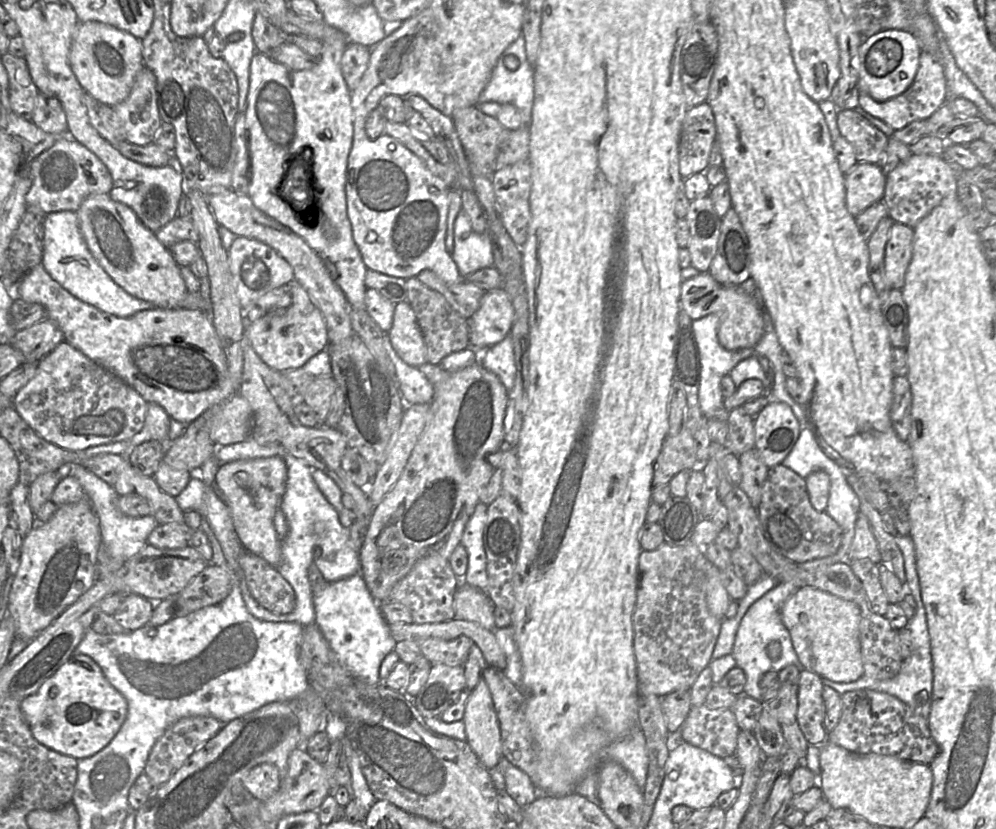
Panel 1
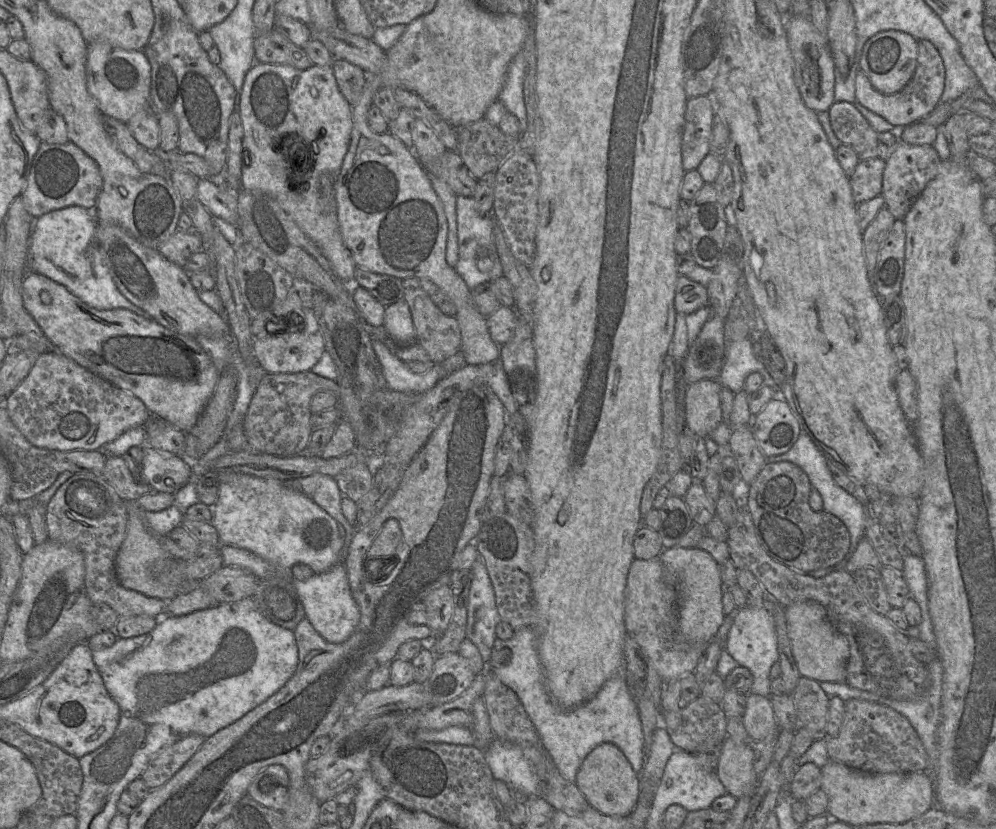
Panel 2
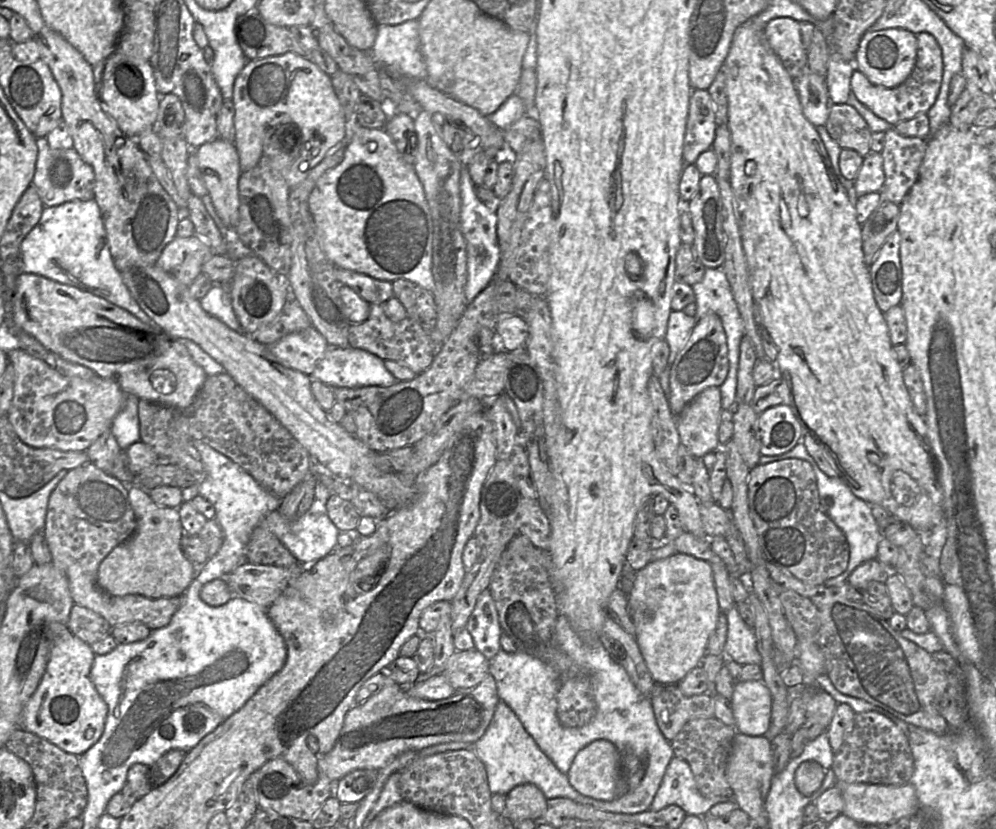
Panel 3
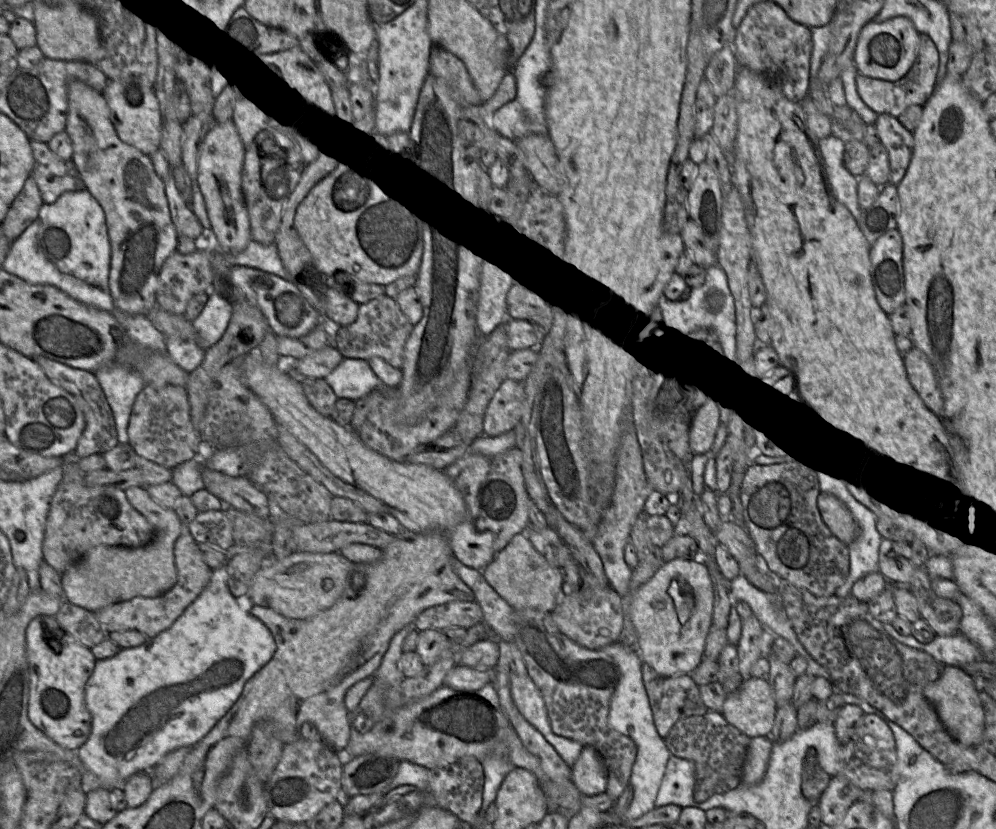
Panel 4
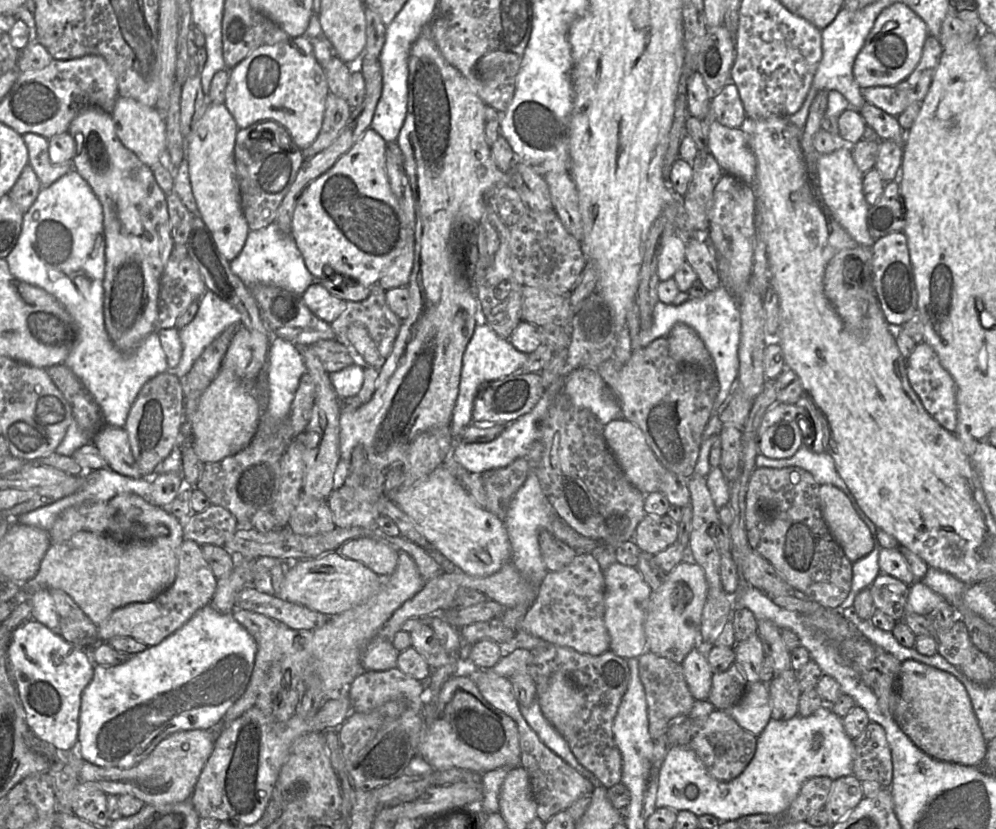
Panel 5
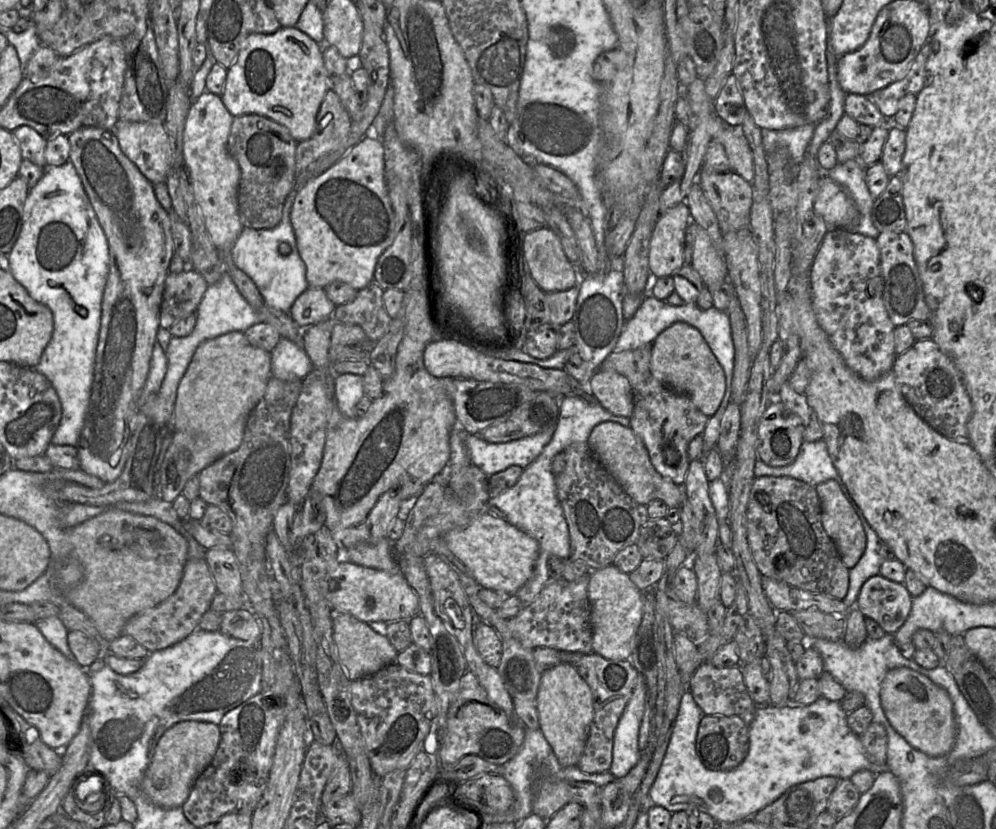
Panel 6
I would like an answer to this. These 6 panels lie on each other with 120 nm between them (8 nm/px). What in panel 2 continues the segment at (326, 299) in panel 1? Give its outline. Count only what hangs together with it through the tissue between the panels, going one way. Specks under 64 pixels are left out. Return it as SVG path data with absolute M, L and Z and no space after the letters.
M198 179L197 191L201 203L212 216L238 226L238 193L228 182L228 187L220 187L207 179Z

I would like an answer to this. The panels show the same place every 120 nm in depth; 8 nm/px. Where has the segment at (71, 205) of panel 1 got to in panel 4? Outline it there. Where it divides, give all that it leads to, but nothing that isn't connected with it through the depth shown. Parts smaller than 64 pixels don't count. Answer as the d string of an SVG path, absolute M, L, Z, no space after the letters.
M30 141L34 157L34 178L43 204L53 204L63 193L86 189L72 159L56 156L45 142Z

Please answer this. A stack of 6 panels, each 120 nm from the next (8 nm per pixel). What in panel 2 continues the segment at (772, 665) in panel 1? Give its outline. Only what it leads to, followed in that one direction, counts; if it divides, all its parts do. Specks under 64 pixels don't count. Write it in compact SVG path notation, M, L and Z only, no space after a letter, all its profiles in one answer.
M765 607L740 609L727 635L724 649L739 666L746 667L751 672L753 683L750 692L770 698L770 669L779 660L777 636L772 614Z

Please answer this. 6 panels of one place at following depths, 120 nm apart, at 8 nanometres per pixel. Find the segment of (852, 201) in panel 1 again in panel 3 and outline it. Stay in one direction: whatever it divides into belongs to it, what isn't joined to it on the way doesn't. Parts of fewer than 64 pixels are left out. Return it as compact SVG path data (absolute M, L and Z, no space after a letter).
M870 152L864 157L858 175L853 182L853 194L851 196L855 200L857 196L881 192L884 182L883 157L881 153Z

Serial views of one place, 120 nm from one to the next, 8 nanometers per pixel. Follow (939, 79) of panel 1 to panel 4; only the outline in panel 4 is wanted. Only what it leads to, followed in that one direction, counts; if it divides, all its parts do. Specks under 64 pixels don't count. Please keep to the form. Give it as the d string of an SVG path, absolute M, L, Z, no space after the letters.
M924 33L919 35L918 53L914 64L907 74L897 81L885 81L866 77L858 73L856 88L860 98L877 114L898 117L912 105L924 106L937 85L939 54L932 39Z

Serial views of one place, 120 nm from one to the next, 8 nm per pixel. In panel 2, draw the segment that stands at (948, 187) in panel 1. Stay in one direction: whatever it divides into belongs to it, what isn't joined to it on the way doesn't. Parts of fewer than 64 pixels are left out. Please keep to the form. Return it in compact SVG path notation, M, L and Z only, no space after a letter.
M899 141L885 162L881 195L885 206L903 220L927 184L937 175L942 159L932 145L910 145Z

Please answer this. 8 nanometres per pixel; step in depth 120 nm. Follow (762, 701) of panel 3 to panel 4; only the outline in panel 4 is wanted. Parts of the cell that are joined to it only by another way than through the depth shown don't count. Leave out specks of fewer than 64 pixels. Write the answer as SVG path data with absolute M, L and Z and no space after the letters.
M748 677L739 688L727 694L720 714L750 738L769 736L776 702L767 680Z

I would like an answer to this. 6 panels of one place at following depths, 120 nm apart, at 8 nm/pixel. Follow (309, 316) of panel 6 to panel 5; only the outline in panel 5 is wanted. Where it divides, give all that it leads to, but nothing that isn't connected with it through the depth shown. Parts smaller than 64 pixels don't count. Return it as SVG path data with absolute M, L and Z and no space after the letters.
M319 281L302 294L308 308L320 319L331 324L346 308L346 301L332 295Z

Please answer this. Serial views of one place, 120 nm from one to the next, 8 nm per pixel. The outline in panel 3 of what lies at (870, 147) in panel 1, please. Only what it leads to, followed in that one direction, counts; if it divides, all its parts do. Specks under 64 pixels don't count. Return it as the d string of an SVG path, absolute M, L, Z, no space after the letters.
M848 103L830 104L825 126L841 148L853 149L863 158L872 152L870 149L872 131L865 119Z

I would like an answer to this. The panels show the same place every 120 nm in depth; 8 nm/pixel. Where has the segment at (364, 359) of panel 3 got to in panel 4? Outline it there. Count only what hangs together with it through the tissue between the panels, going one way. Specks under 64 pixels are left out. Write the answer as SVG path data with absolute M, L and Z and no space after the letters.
M343 358L341 363L324 379L337 398L353 401L368 395L382 385L368 360L356 358Z

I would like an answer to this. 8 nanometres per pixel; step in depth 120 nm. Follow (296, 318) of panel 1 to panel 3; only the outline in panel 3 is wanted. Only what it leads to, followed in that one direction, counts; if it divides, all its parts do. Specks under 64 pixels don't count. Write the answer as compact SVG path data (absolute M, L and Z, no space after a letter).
M312 325L282 337L268 346L268 350L283 366L311 377L328 347L325 338Z

